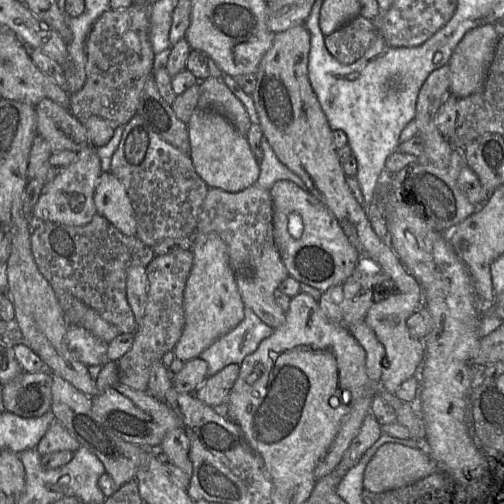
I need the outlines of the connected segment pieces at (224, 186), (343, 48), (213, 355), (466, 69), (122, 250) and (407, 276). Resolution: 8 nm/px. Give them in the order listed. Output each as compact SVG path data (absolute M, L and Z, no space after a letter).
M198 107L186 124L190 158L196 172L209 188L239 192L256 183L260 174L259 161L246 137L224 115L213 109Z
M357 16L325 36L324 44L334 58L349 65L364 57L376 37L374 21Z
M245 306L243 320L200 354L199 357L208 363L208 376L215 375L229 364L240 365L273 331L250 307Z
M494 24L473 28L464 35L448 63L451 94L462 98L482 89L499 39Z
M96 213L84 226L71 226L57 222L32 222L31 251L39 271L56 293L71 293L94 309L104 320L116 326L121 334L135 333L137 322L127 300L127 271L131 266L144 266L156 256L153 247L143 243L137 236L127 236Z
M305 24L295 25L283 32L274 33L274 39L268 52L263 57L258 70L257 83L252 98L259 118L259 125L264 137L273 149L277 158L296 174L303 186L320 199L336 217L351 244L358 250L361 257L375 261L380 270L385 273L395 286L394 295L375 303L368 310L365 322L375 332L385 348L385 358L382 360L383 370L380 378L381 387L395 394L399 386L415 376L425 353L424 341L411 336L407 320L423 307L424 291L419 281L410 274L391 246L384 243L374 232L364 207L358 203L347 184L347 176L343 171L342 162L338 157L338 149L333 141L333 130L308 78L308 61L310 52L310 33Z

